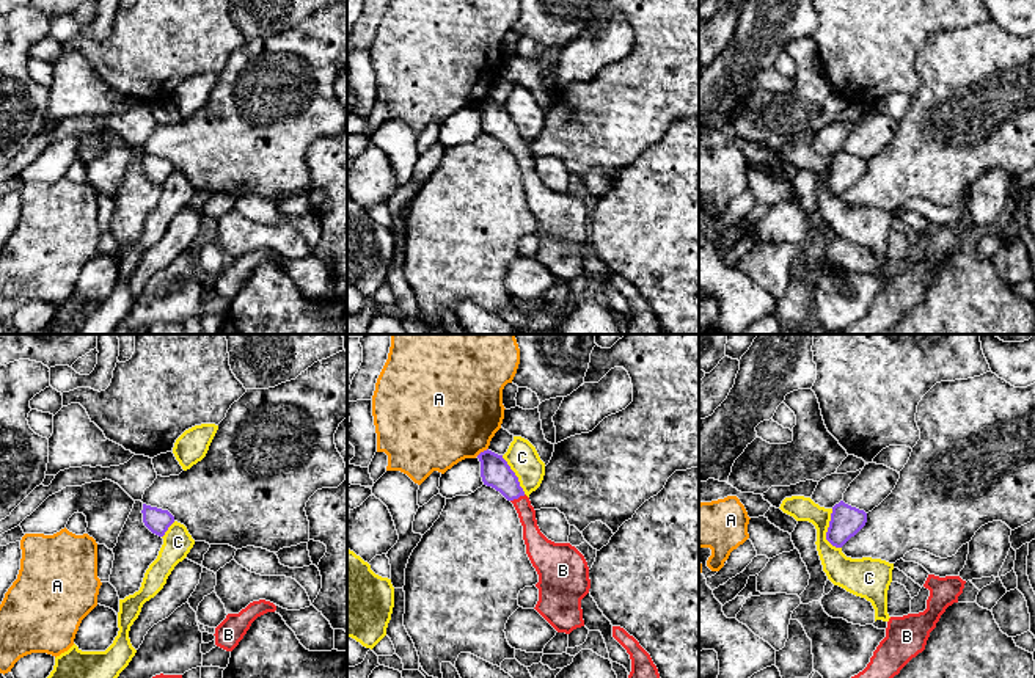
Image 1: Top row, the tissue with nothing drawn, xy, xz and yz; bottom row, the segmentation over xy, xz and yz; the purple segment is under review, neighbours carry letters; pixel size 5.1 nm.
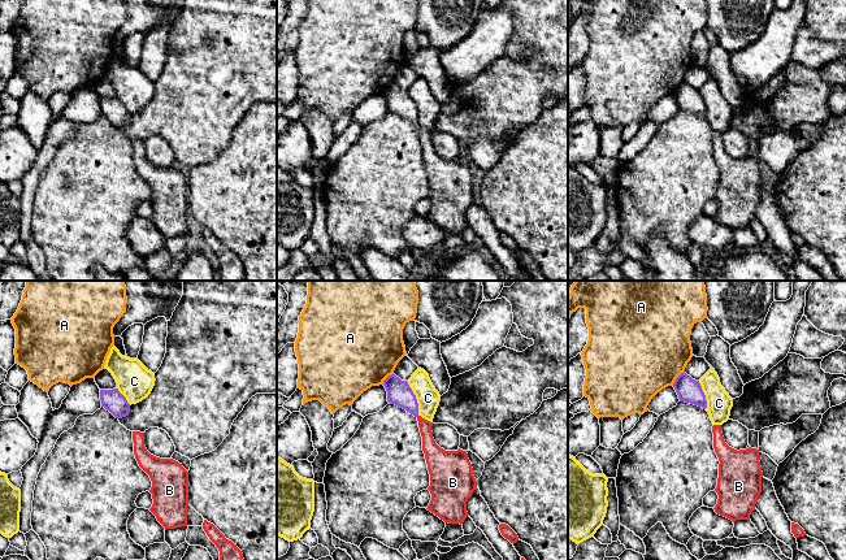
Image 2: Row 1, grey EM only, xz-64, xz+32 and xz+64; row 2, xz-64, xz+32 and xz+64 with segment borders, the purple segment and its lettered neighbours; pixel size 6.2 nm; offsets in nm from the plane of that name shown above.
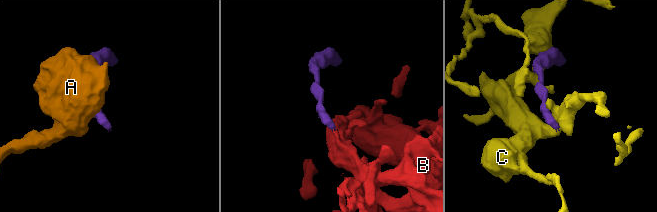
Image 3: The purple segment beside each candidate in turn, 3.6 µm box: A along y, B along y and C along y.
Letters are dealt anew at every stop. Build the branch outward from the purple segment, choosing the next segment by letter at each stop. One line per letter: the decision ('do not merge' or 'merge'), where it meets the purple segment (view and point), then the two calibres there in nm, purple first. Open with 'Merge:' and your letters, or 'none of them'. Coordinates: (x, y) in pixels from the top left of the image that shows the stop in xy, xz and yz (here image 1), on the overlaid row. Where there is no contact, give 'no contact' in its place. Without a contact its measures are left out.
Merge: B
A: do not merge | xz (481, 452) | 150/480 nm
B: merge | xz (517, 498) | 150/110 nm
C: do not merge | yz (828, 531) | 160/160 nm

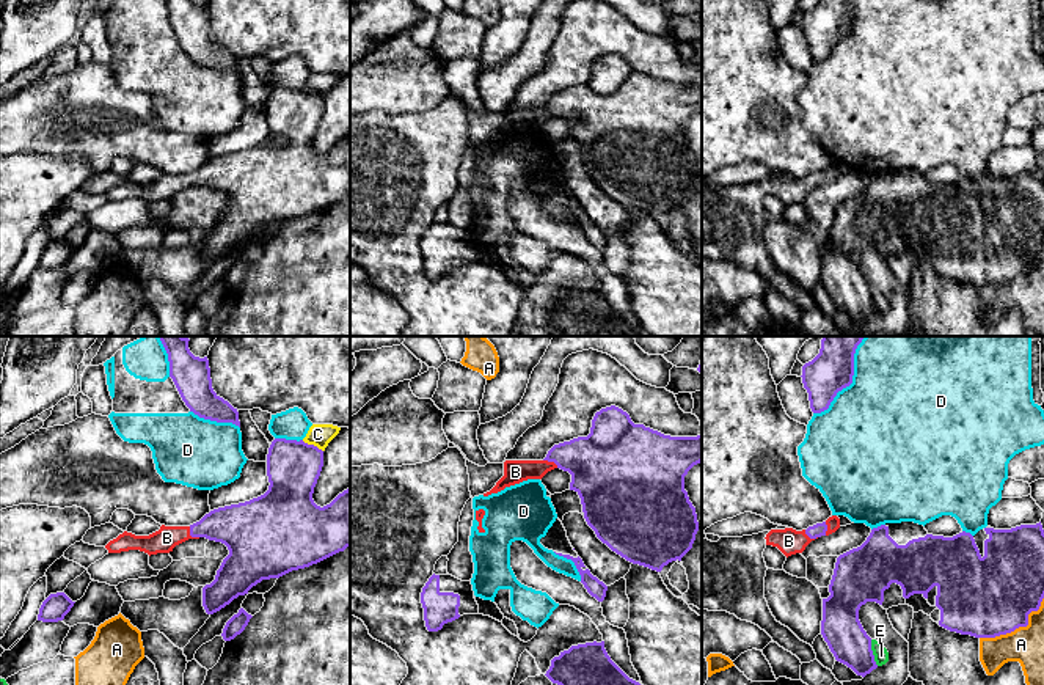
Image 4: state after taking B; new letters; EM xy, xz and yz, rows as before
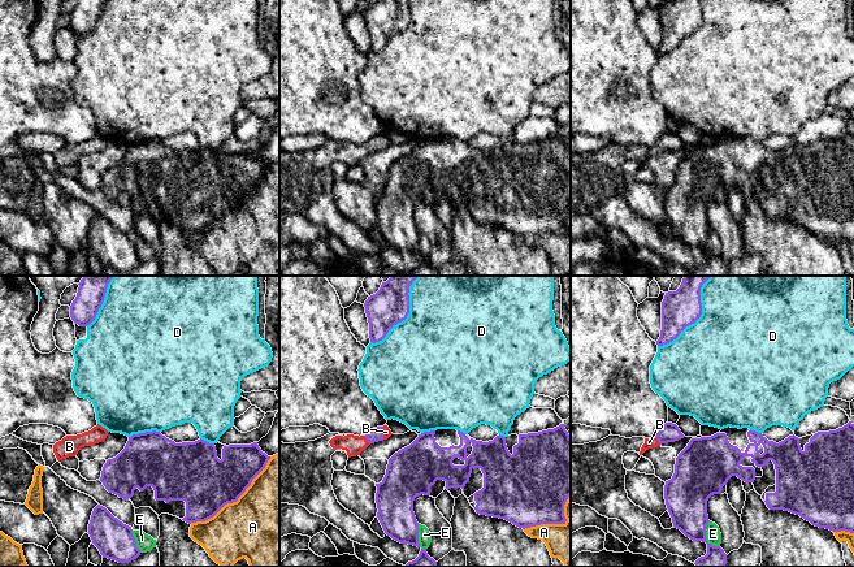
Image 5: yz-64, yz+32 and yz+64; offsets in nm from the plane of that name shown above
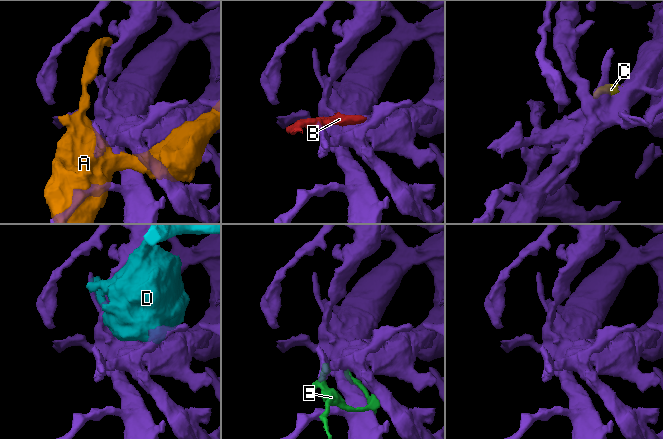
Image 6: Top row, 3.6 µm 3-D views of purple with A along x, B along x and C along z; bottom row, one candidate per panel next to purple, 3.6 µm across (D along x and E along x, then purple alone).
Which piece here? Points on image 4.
Merge: B
A: do not merge | yz (1018, 627) | 420/190 nm
B: merge | xy (190, 534) | 220/120 nm
C: do not merge | xy (313, 445) | 280/120 nm
D: do not merge | yz (851, 380) | 220/500 nm
E: do not merge | yz (872, 652) | 200/80 nm

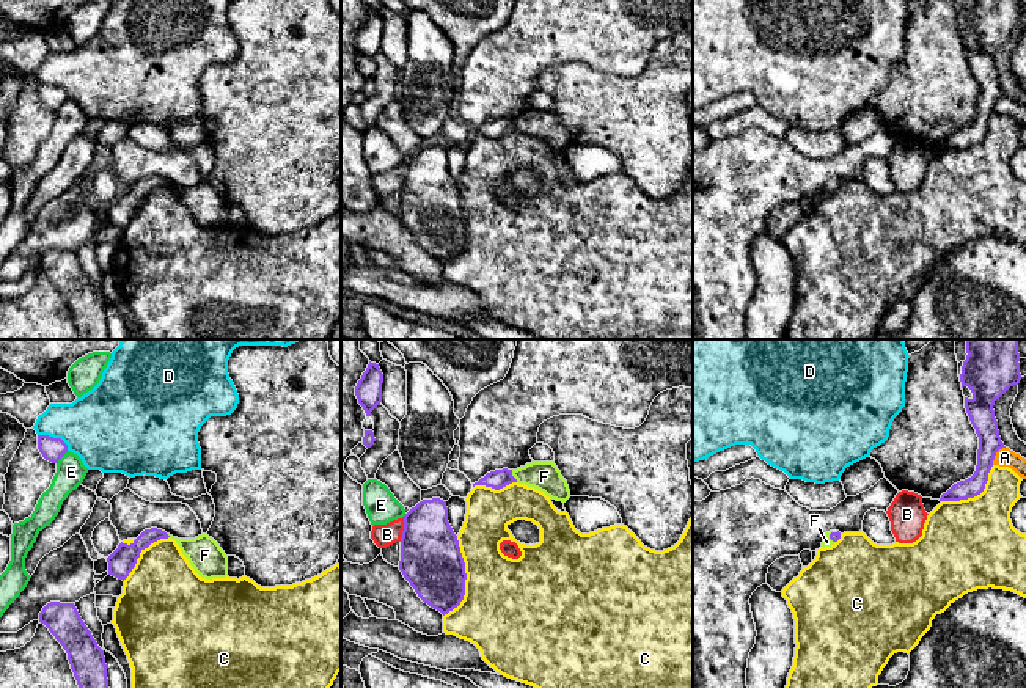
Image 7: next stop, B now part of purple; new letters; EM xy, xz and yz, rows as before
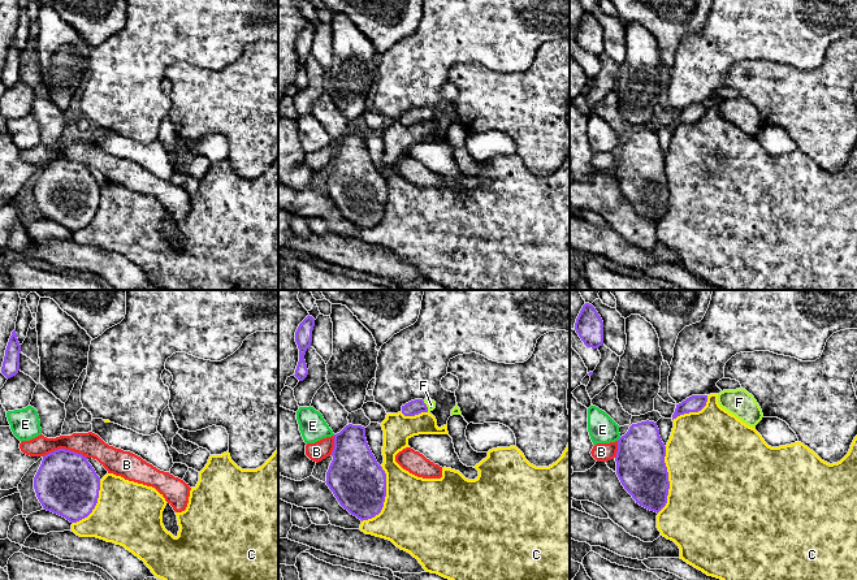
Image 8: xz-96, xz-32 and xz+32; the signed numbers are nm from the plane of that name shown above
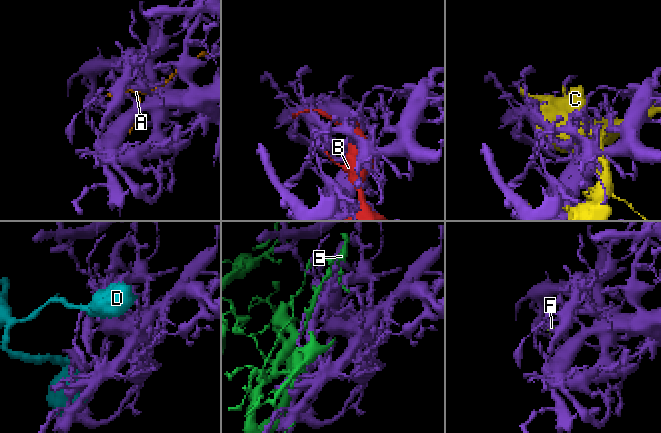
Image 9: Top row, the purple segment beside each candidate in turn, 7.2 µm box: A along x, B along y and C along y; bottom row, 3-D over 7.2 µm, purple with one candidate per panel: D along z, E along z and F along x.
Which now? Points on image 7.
Merge: F
A: do not merge | yz (995, 454) | 140/100 nm
B: do not merge | xz (404, 530) | 320/110 nm
C: do not merge | xz (465, 578) | 320/460 nm
D: do not merge | xy (55, 439) | 120/380 nm
E: do not merge | xy (62, 456) | 120/150 nm
F: merge | xz (512, 476) | 100/150 nm

